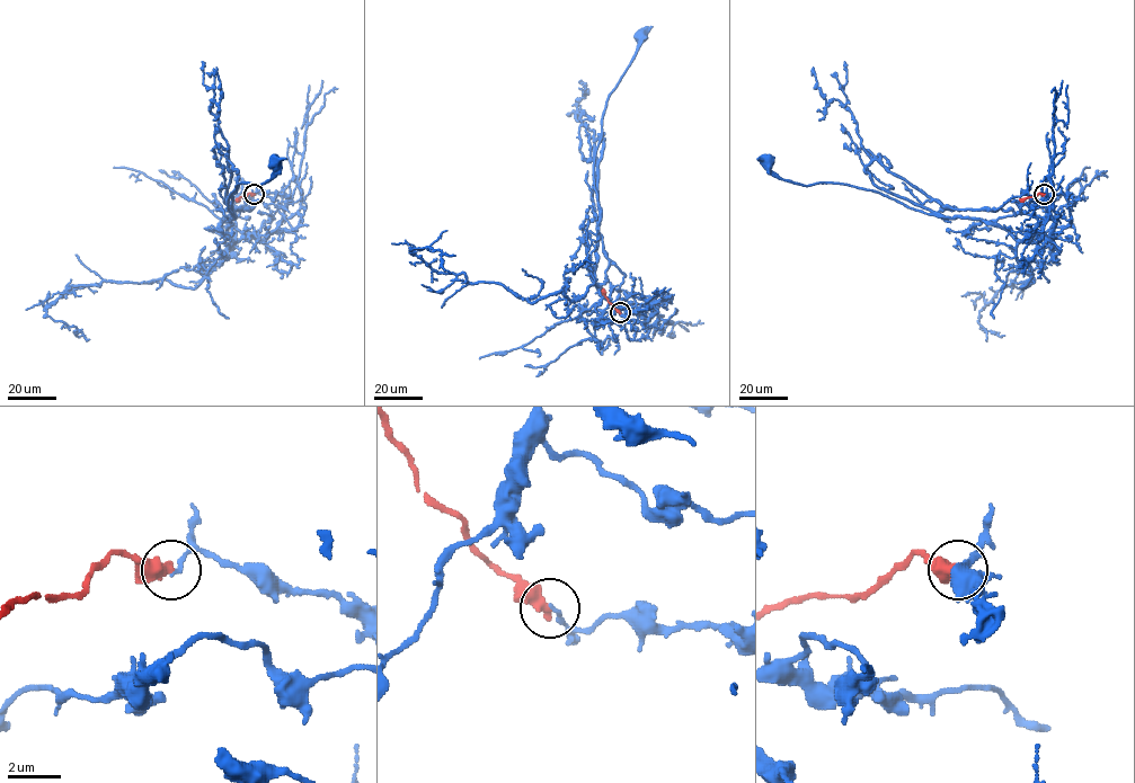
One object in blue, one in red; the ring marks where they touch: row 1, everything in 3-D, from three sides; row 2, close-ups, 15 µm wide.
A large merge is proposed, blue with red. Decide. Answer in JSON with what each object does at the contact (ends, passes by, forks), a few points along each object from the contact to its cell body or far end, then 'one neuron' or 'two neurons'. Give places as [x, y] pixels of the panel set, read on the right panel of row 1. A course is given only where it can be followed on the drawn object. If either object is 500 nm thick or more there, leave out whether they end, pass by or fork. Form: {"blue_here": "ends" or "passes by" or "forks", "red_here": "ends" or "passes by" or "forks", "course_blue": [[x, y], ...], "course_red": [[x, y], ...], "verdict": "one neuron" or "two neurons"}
{"blue_here": "ends", "red_here": "ends", "course_blue": [[1043, 194], [1051, 204], [1047, 221], [1019, 241], [991, 222], [929, 214], [867, 189], [786, 180], [766, 162]], "course_red": [[1043, 194], [1019, 201]], "verdict": "two neurons"}

